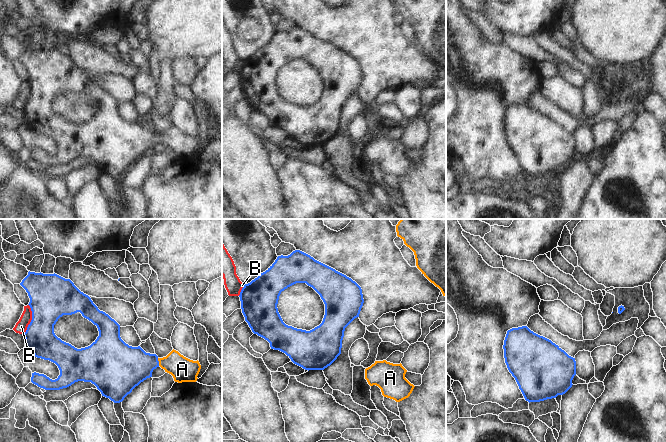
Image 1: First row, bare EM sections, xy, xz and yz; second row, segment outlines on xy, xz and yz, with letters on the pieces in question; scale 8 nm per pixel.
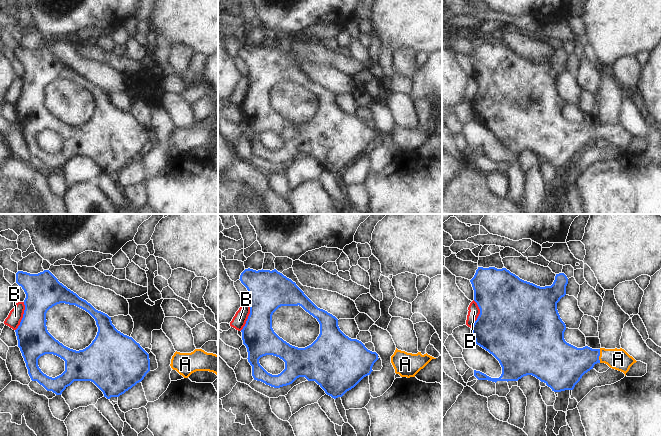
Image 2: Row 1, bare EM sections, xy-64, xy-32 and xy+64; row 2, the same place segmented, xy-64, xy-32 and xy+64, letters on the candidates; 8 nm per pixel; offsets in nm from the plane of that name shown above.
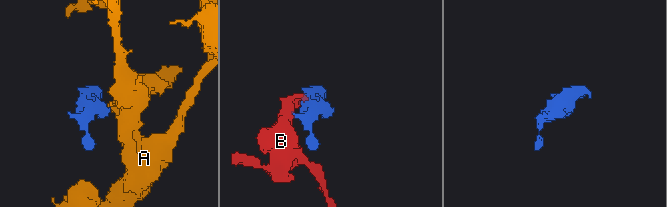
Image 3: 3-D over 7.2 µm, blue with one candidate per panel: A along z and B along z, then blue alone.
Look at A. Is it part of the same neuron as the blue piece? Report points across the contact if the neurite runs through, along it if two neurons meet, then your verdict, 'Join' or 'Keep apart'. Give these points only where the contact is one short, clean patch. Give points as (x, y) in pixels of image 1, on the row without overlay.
Path across: xy (128, 142), (158, 138), (174, 139), (182, 145). Join

